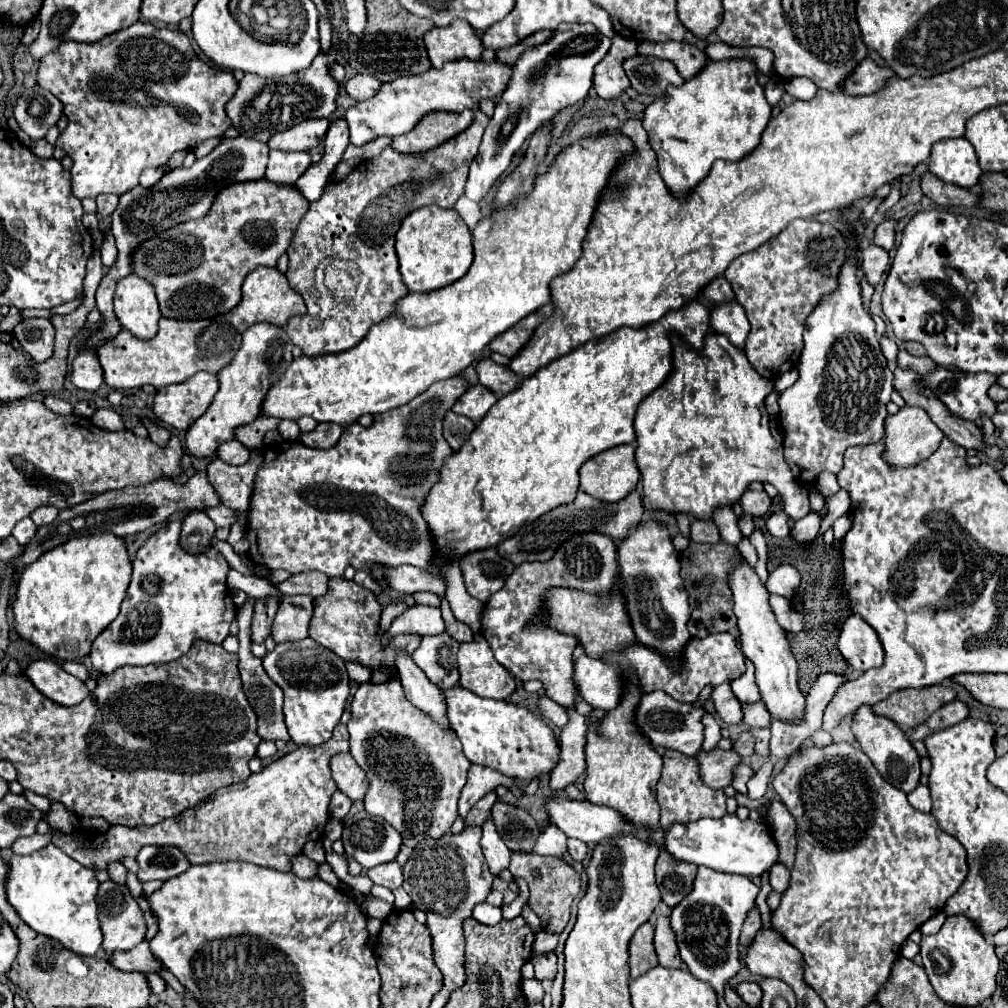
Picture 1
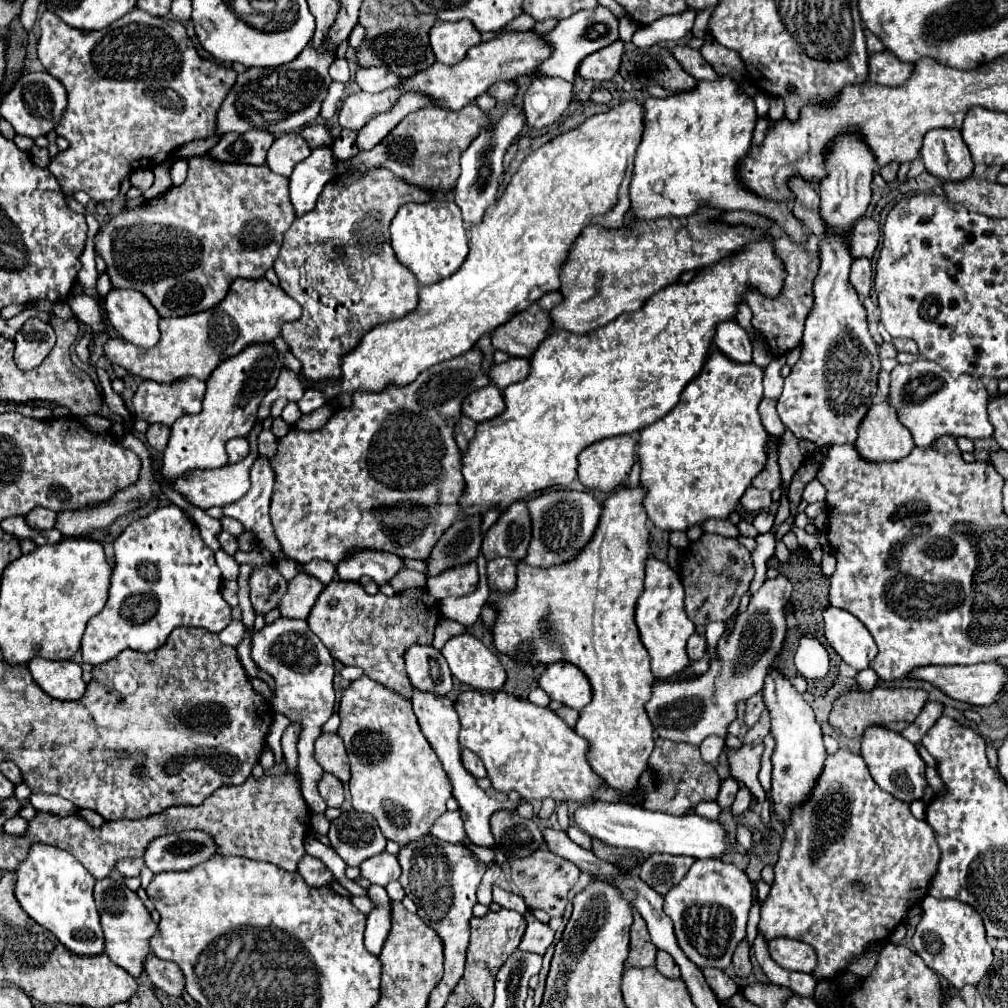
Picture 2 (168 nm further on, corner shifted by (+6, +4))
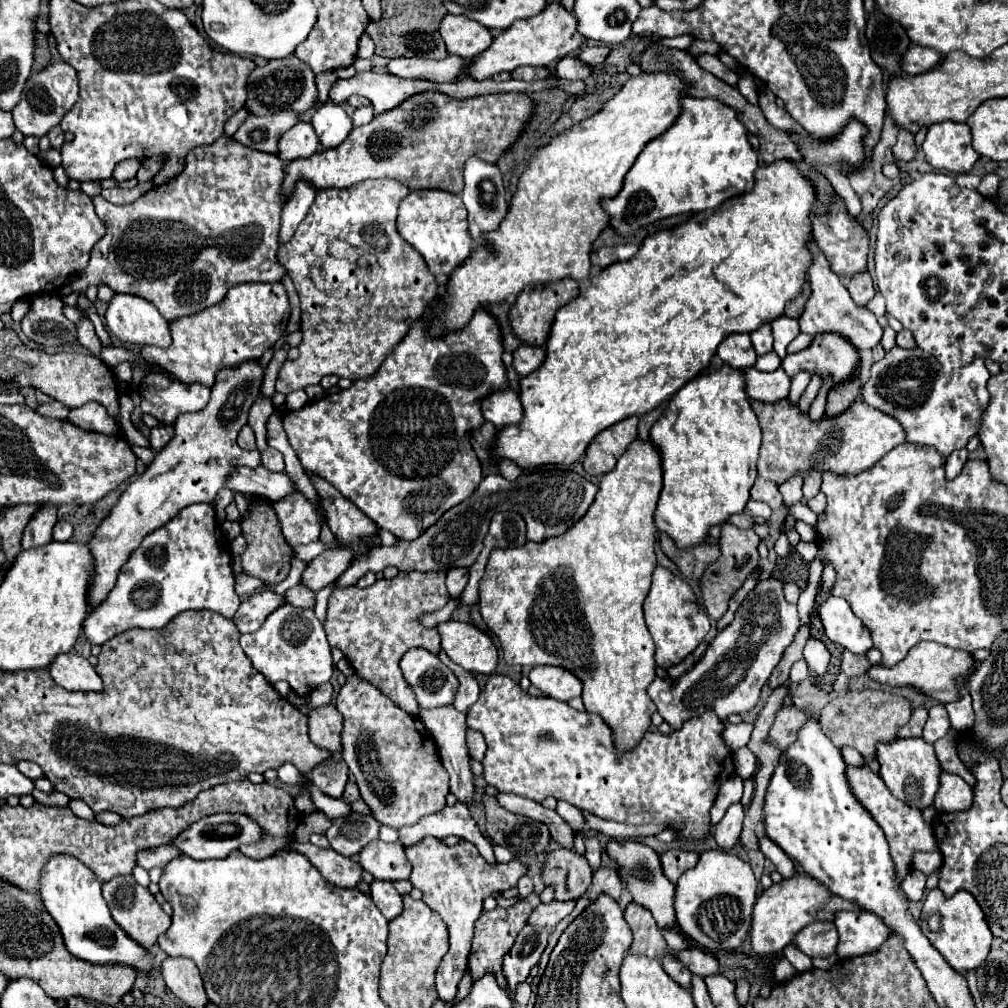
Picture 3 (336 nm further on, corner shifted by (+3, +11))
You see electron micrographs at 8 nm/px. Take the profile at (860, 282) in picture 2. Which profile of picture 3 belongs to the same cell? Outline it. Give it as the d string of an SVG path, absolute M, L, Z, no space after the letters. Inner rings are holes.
M863 272L863 274L857 274L851 278L849 286L847 286L851 298L855 300L855 304L859 306L867 306L867 302L873 298L875 290L873 290L873 282L871 282L871 276L869 272Z

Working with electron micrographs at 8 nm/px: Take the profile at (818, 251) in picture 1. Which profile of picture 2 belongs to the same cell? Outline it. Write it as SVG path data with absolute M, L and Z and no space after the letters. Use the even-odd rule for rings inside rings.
M780 233L778 237L774 237L772 243L774 243L776 257L782 261L784 271L786 271L784 287L778 293L778 297L774 297L774 299L766 299L766 295L758 293L758 289L748 287L744 301L752 309L752 327L754 327L756 335L760 335L768 343L770 353L774 357L778 357L778 355L792 351L802 341L804 319L812 307L812 283L814 283L814 277L818 275L820 251L818 251L816 235L808 235L808 239L800 245L800 243L794 243L792 239L788 239L786 233Z

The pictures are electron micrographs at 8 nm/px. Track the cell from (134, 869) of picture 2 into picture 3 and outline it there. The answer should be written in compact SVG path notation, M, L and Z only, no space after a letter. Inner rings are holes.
M167 844L167 846L159 846L159 848L141 850L137 856L137 864L145 870L151 870L155 866L165 868L177 856L181 856L181 852L177 852L177 848L173 848L173 844Z

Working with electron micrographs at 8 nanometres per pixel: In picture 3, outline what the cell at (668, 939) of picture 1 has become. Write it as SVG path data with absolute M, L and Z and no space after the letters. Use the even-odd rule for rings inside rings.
M667 954L667 956L663 958L663 968L665 968L665 972L667 972L683 990L691 992L691 972L689 972L679 960L673 960L673 956Z

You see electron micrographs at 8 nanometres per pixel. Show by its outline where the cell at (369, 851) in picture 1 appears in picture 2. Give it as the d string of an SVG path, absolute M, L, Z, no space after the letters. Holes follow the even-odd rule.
M348 811L330 823L328 833L332 849L346 861L346 865L360 865L362 861L378 855L386 847L378 823L372 815Z

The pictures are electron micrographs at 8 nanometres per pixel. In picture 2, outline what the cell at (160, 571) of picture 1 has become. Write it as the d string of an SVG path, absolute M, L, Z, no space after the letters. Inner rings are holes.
M176 505L160 507L146 519L138 519L124 529L114 543L116 563L112 571L110 597L102 613L90 619L82 637L82 659L96 667L114 659L114 655L132 649L138 653L150 653L160 649L176 627L202 627L210 633L220 633L230 619L230 605L222 599L222 573L216 565L214 553L202 541L198 529L188 521L184 511Z

